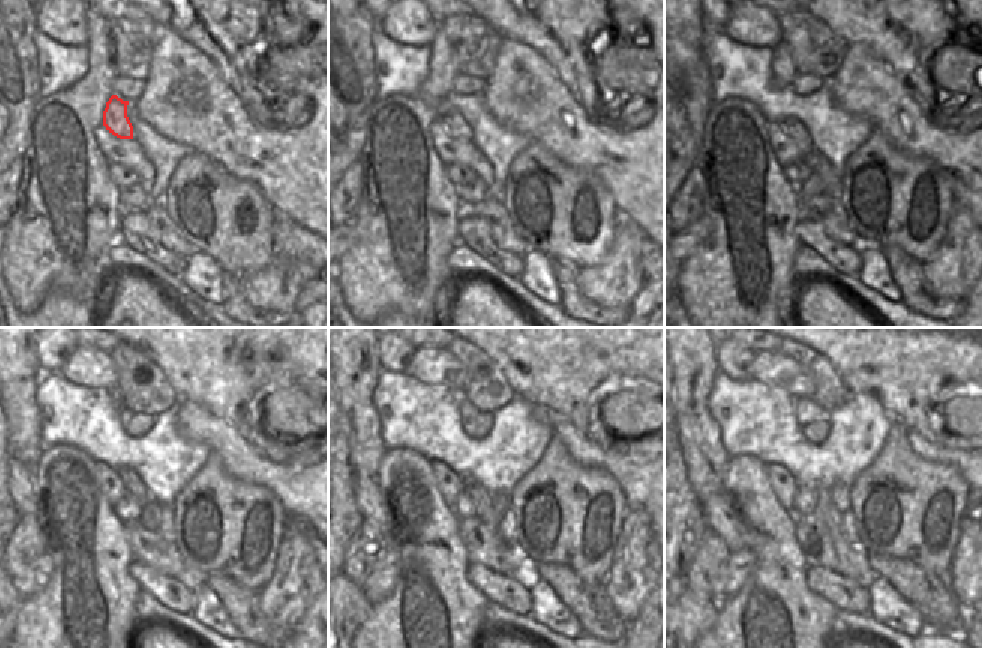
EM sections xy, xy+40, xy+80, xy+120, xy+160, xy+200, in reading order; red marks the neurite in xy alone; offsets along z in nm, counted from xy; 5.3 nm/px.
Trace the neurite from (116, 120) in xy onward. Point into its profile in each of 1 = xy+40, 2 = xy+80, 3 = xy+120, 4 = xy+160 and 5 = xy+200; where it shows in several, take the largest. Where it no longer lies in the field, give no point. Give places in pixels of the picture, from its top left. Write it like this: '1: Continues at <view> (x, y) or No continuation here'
1: Continues at xy+40 (453, 122)
2: Continues at xy+80 (793, 128)
3: Continues at xy+120 (137, 489)
4: Continues at xy+160 (482, 498)
5: Continues at xy+200 (852, 561).

